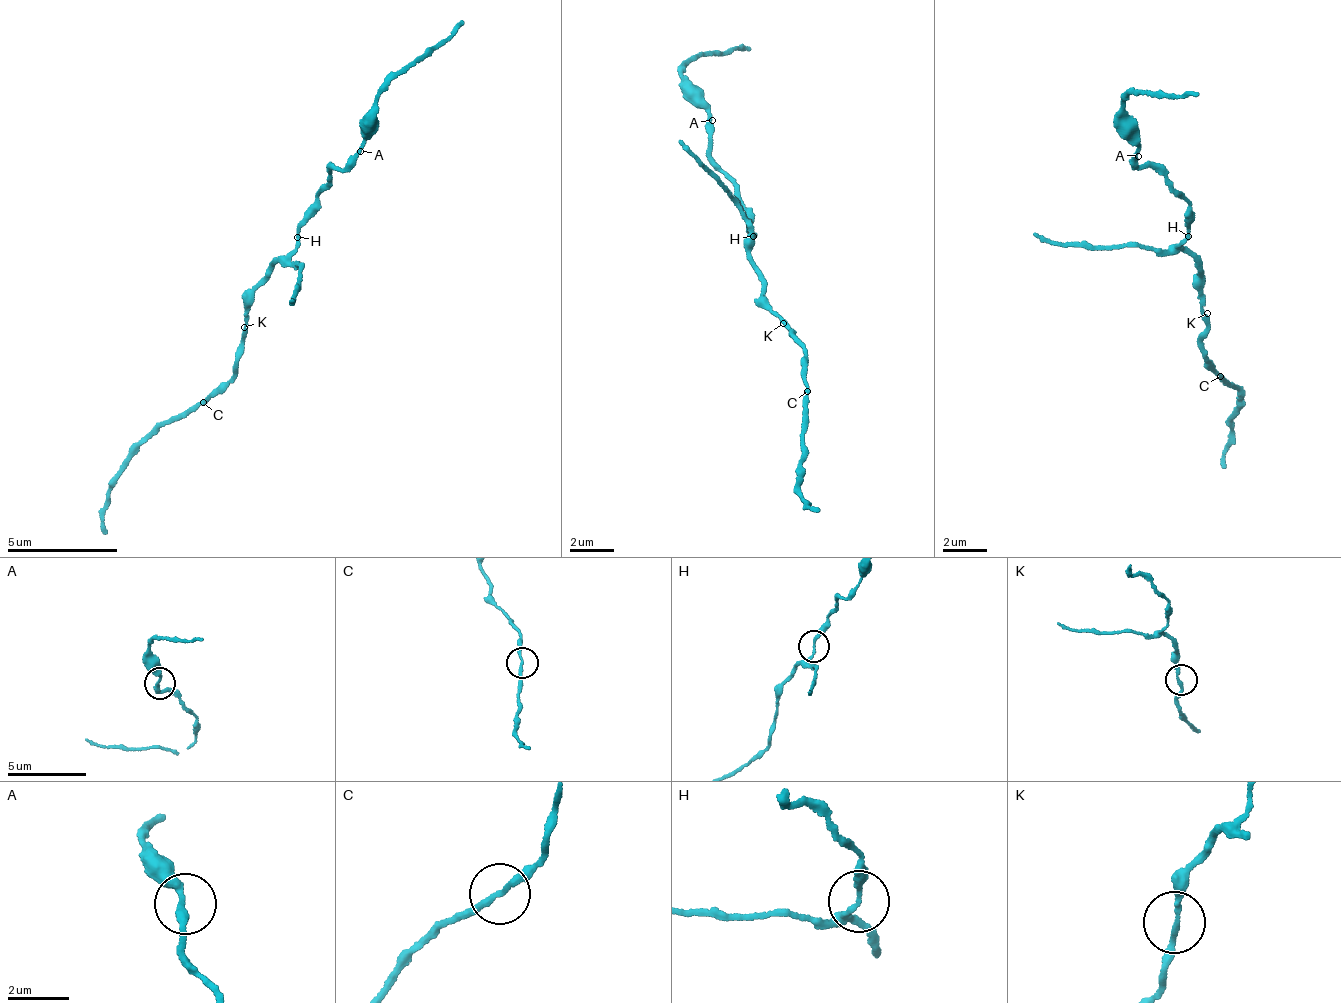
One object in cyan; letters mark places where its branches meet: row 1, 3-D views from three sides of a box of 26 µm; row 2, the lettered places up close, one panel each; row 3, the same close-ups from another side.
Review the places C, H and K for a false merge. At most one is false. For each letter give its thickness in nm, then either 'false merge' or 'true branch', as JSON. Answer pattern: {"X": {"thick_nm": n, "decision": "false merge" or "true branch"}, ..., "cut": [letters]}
{"C": {"thick_nm": 190, "decision": "true branch"}, "H": {"thick_nm": 150, "decision": "true branch"}, "K": {"thick_nm": 160, "decision": "true branch"}, "cut": []}

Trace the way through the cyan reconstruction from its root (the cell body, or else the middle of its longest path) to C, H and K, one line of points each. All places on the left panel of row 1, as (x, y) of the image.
C: (278, 262), (270, 281), (254, 290), (254, 300), (247, 304), (247, 334), (234, 380), (203, 402)
H: (278, 262), (294, 253), (295, 235)
K: (278, 262), (270, 271), (270, 281), (254, 290), (254, 300), (247, 304), (247, 324), (244, 327)

